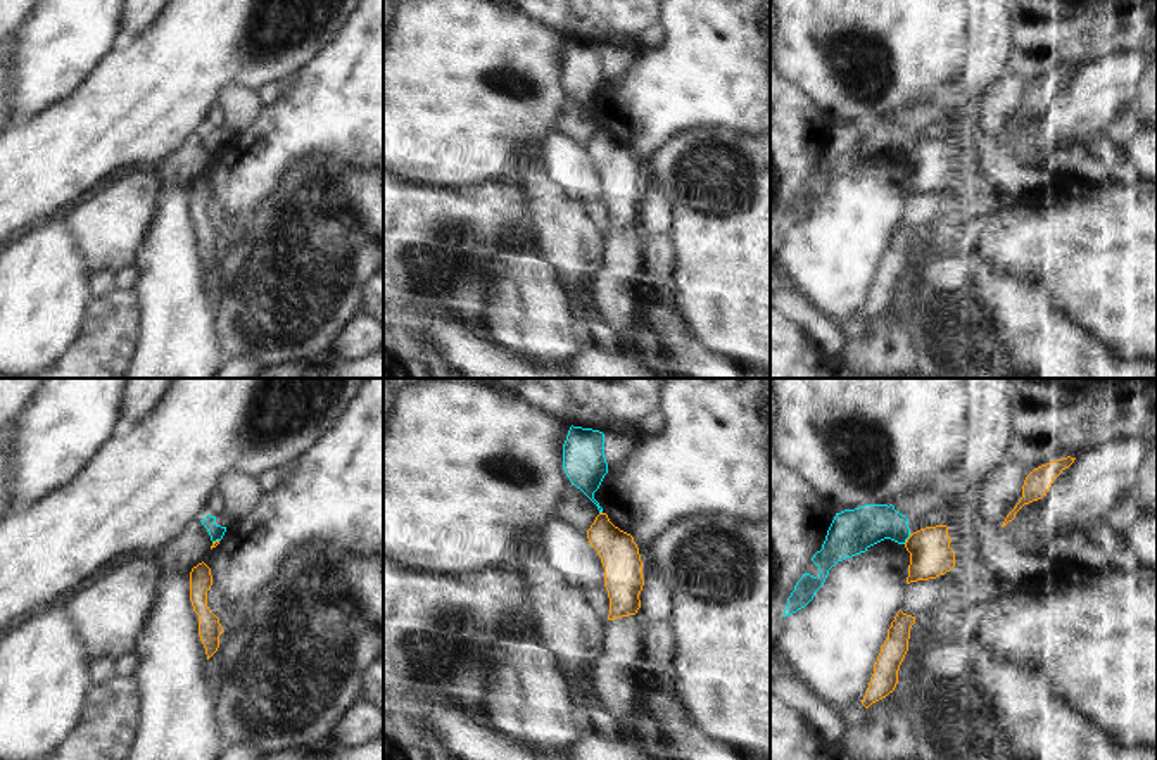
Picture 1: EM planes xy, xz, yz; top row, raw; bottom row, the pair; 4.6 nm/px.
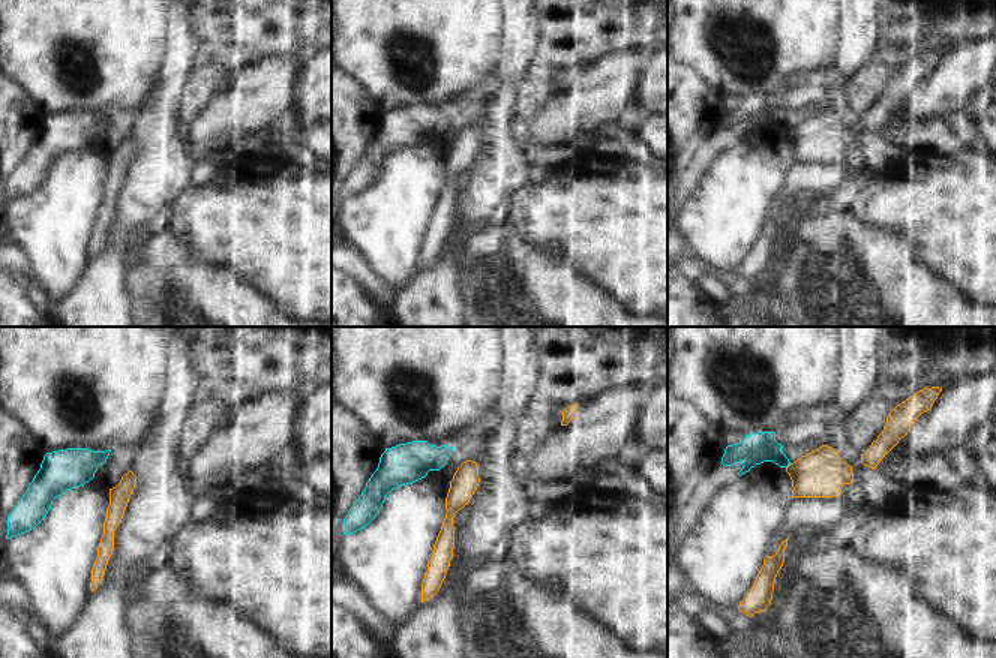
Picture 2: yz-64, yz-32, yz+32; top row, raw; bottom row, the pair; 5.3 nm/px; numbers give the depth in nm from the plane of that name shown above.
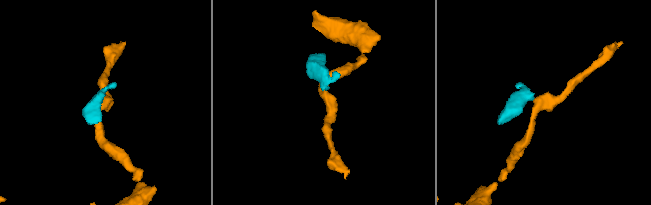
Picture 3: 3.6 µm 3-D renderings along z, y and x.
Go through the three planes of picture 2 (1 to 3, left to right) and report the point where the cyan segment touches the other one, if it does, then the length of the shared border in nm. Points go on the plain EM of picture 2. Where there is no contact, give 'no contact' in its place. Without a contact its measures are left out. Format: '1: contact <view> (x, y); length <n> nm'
1: no contact
2: no contact
3: contact yz+32 (789, 129); length 40 nm

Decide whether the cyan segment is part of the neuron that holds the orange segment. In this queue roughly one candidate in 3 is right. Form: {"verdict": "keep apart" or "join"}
{"verdict": "keep apart"}

